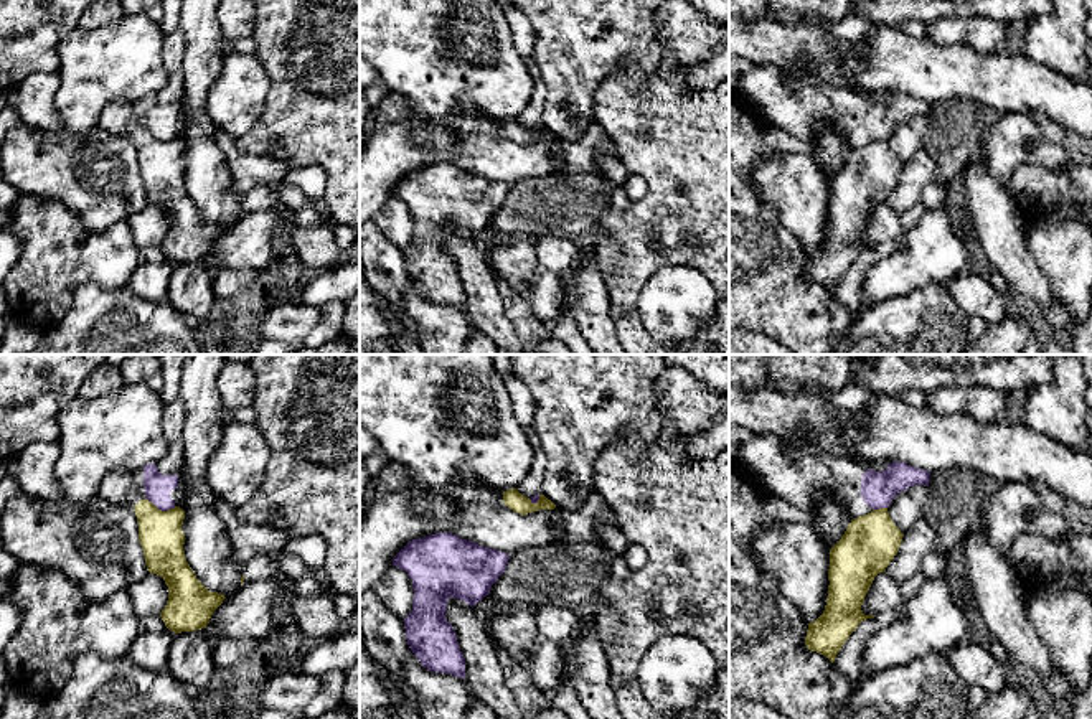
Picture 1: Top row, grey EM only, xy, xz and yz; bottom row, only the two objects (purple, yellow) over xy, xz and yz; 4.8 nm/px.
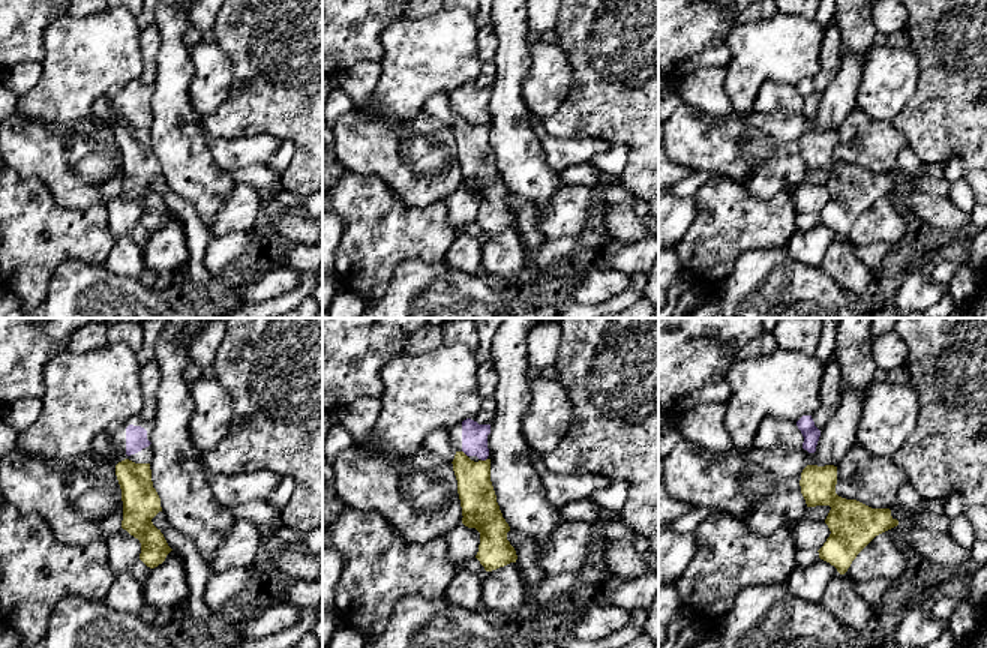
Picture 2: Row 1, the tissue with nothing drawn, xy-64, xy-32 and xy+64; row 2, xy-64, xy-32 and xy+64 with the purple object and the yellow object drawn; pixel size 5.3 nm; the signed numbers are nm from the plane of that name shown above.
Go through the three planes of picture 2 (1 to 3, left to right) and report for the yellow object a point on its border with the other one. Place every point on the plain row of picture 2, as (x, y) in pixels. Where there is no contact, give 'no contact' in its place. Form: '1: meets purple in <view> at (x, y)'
1: no contact
2: meets purple in xy-32 at (464, 116)
3: no contact

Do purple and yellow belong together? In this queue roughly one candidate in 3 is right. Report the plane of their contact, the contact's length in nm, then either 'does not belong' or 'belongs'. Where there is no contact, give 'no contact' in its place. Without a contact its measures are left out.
meets purple in xy; contact 160 nm long; does not belong

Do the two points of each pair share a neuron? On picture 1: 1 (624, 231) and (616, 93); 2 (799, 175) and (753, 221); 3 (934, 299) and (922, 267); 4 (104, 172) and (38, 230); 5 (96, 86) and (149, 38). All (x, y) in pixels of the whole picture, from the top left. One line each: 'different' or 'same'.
1: same
2: different
3: different
4: different
5: same

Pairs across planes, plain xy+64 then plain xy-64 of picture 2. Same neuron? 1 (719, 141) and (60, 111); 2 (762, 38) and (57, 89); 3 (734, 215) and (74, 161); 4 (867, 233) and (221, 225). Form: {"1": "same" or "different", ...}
{"1": "different", "2": "same", "3": "different", "4": "same"}

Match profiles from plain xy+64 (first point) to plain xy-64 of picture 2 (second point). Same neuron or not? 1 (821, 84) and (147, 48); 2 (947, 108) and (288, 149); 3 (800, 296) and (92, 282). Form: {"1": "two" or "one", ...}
{"1": "one", "2": "two", "3": "one"}

